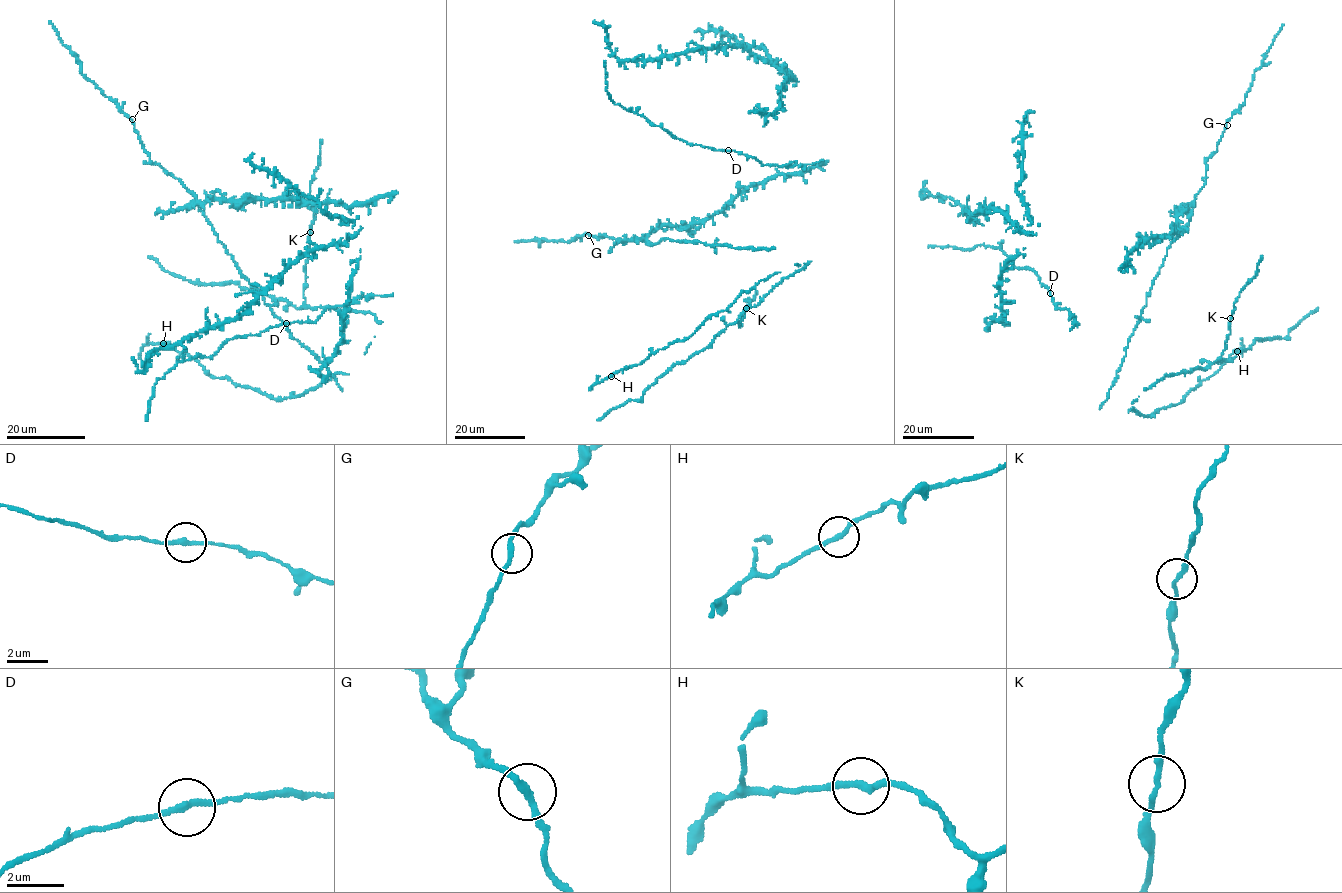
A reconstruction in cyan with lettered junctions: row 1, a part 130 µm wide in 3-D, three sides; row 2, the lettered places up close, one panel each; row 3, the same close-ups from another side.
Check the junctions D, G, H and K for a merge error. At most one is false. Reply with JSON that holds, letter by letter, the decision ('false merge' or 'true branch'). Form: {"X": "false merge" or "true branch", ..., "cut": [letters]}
{"D": "true branch", "G": "true branch", "H": "true branch", "K": "true branch", "cut": []}

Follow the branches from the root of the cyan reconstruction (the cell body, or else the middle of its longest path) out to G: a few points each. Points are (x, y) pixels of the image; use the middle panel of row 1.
G: (650, 234), (646, 239), (648, 243), (640, 239), (619, 242), (605, 235), (597, 239), (588, 235)

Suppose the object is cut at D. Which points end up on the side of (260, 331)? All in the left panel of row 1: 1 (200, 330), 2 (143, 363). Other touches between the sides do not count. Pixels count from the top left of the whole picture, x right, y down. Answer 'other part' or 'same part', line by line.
1: other part
2: other part

